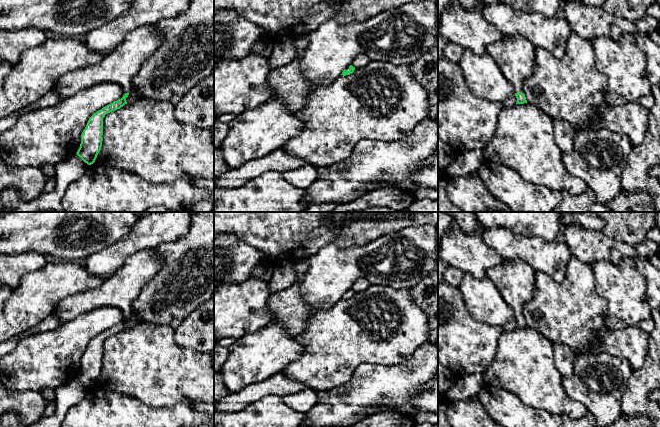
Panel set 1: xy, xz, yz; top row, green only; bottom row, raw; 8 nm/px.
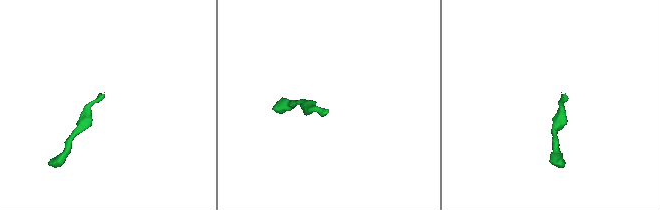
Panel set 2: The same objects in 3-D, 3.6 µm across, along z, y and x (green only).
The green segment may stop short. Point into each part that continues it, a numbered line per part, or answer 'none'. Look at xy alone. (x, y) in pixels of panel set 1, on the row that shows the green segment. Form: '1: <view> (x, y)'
1: xy (119, 66)

